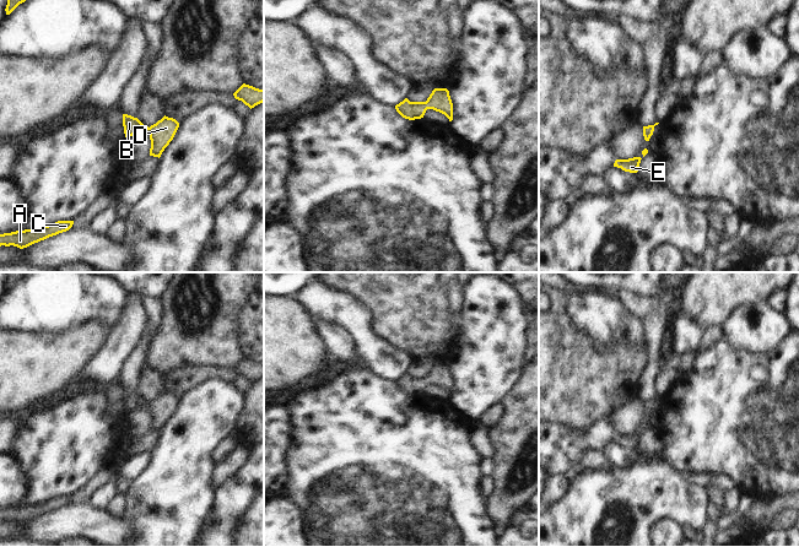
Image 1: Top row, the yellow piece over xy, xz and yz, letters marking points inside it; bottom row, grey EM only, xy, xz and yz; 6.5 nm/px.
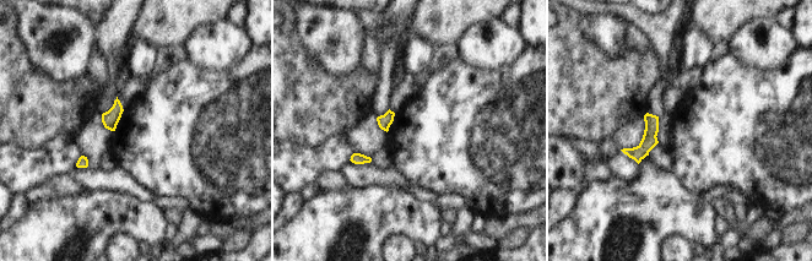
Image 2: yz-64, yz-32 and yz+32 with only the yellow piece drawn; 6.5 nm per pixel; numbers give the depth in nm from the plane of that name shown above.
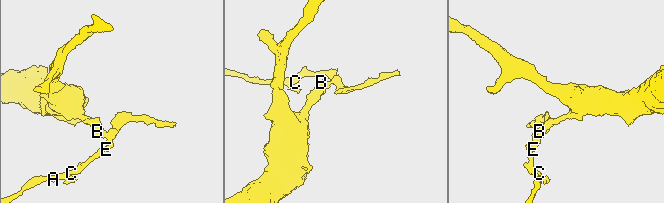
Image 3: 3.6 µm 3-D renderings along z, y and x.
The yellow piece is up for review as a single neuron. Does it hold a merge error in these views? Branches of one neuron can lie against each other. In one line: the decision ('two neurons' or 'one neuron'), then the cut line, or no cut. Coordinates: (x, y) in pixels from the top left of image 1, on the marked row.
one neuron | no cut

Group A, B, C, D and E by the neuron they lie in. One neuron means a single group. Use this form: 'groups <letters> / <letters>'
groups A B C D E

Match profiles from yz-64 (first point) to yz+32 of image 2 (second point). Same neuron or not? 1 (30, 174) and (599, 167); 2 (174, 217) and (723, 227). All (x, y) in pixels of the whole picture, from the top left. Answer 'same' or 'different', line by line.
1: different
2: different

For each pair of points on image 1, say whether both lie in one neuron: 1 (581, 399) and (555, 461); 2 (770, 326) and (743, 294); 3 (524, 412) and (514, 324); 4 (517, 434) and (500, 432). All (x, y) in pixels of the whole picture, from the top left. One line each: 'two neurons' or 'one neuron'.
1: two neurons
2: two neurons
3: two neurons
4: one neuron

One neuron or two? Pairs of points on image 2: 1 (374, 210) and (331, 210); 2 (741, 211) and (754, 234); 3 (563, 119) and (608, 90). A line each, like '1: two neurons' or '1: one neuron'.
1: one neuron
2: two neurons
3: one neuron

